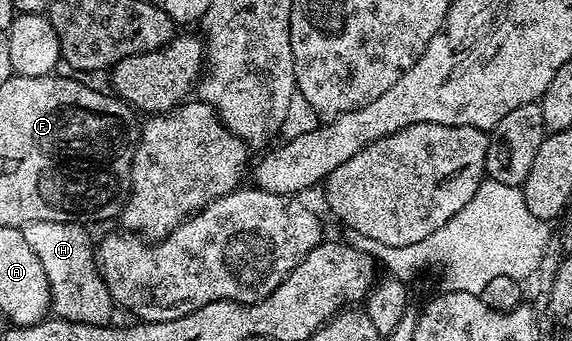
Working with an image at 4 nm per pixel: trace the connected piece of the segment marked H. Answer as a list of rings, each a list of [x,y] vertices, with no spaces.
[[[39,221],[23,226],[26,243],[42,262],[42,271],[50,283],[52,296],[51,312],[65,321],[81,321],[87,325],[98,325],[109,320],[114,302],[106,283],[96,268],[94,241],[88,238],[88,229],[74,223]]]

